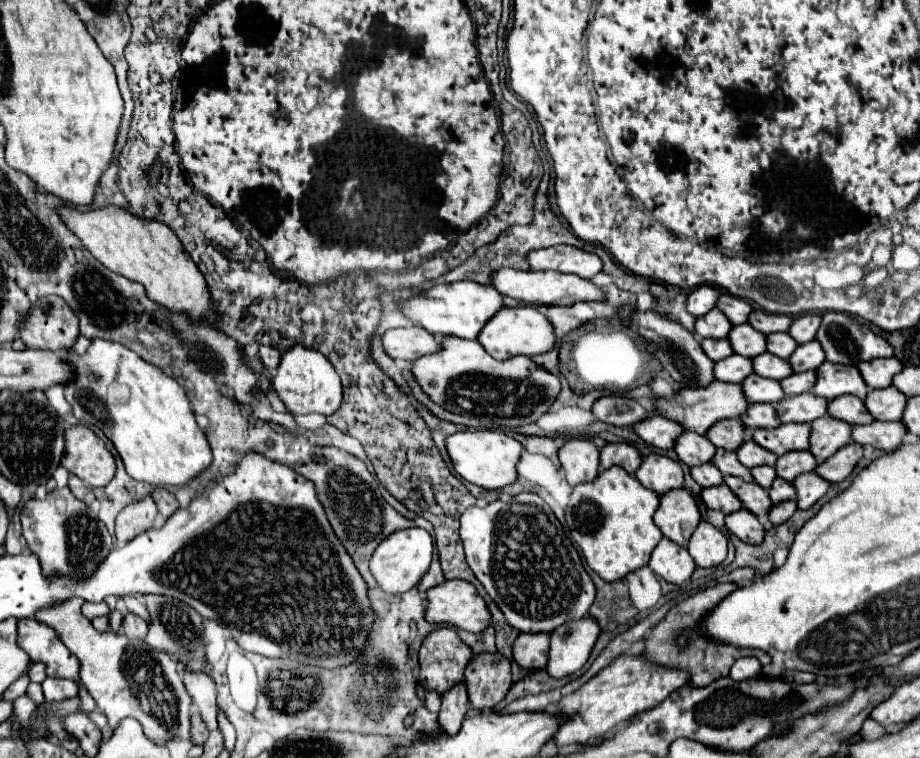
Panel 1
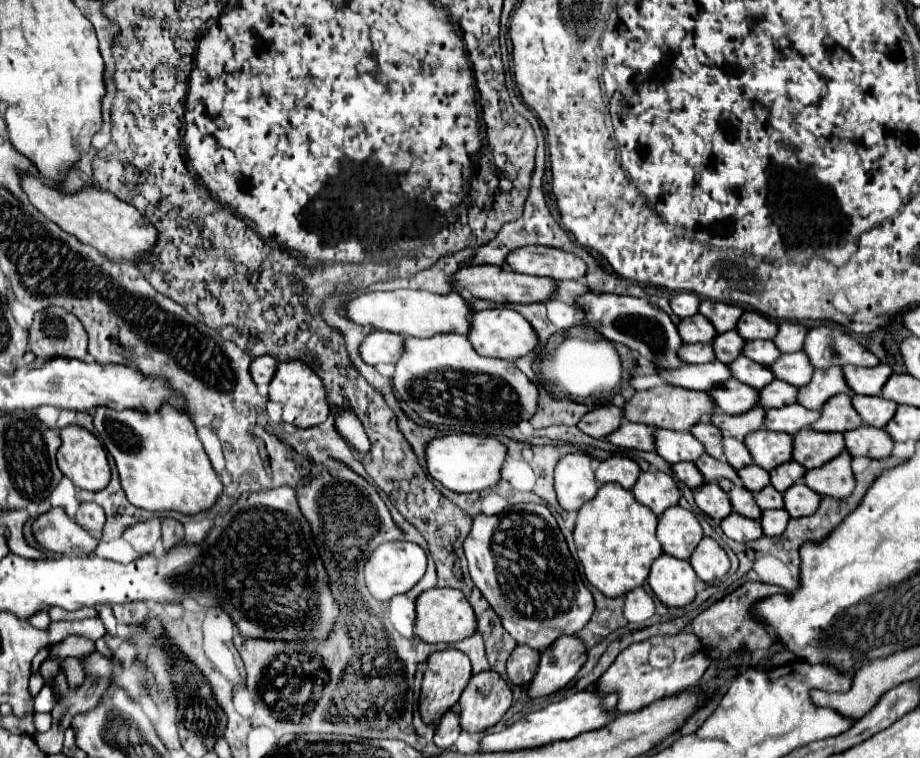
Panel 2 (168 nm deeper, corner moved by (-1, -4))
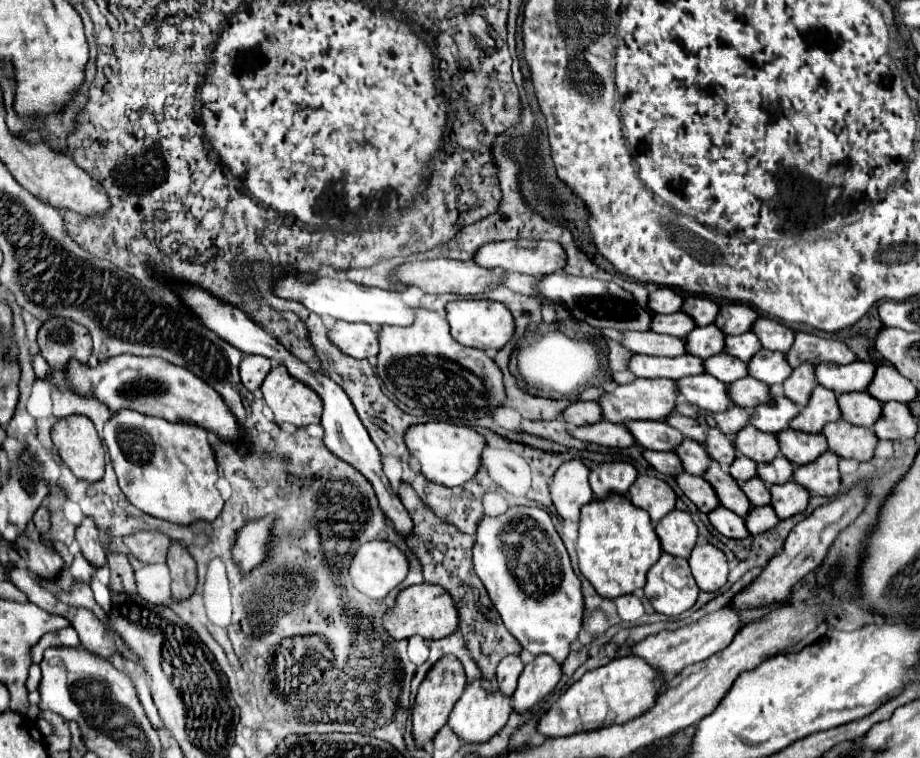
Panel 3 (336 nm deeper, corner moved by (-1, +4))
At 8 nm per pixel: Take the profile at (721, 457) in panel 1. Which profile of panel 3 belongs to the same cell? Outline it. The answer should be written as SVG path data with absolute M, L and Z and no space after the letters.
M684 438L680 442L680 448L676 446L672 452L676 452L676 456L680 458L680 462L684 466L684 472L688 472L688 474L702 474L704 468L708 468L708 464L710 464L704 448L700 448L700 444L690 438Z

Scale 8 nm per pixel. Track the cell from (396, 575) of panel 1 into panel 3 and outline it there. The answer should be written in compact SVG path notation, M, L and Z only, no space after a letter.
M388 542L362 544L350 562L350 578L358 592L382 600L392 588L396 588L408 572L406 556Z

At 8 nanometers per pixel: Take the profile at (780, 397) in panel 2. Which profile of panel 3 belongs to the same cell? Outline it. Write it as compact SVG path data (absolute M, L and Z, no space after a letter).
M744 378L744 380L736 380L734 384L730 384L726 394L732 404L750 410L750 408L756 408L756 404L760 404L760 400L768 400L770 390L764 388L764 384L760 384L758 380Z

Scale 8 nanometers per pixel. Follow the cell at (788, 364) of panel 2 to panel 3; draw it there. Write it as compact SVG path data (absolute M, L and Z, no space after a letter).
M758 350L748 360L748 376L756 378L768 386L782 384L790 376L792 368L788 368L788 362L784 360L782 352L768 352Z

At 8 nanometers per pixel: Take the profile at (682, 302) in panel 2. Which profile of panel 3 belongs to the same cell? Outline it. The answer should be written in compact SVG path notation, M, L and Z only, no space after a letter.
M658 288L648 296L648 310L654 314L672 314L678 312L682 296L674 288Z

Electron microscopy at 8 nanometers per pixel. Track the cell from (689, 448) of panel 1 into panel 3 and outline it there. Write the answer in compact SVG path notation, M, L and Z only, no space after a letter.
M642 420L642 422L626 422L626 430L634 436L634 440L646 450L672 450L680 444L682 436L674 428L660 420Z

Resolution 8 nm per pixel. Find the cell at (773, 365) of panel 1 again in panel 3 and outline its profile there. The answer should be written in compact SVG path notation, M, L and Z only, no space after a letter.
M724 352L706 358L704 360L704 372L714 376L716 380L720 380L724 384L732 384L732 382L736 382L748 374L748 372L744 372L742 360L736 360L734 356L728 356Z

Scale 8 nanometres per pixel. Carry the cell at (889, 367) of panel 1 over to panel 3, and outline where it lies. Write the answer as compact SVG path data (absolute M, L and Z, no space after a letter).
M852 362L846 366L838 364L816 364L814 376L818 384L840 395L854 390L868 388L868 380L872 380L874 366L870 362Z

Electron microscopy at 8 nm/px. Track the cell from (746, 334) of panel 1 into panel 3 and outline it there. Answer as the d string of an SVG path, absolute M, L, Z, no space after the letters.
M710 324L710 326L704 326L704 328L694 328L684 338L684 344L686 344L686 354L698 356L698 358L708 358L708 356L722 352L724 334L720 332L720 328Z

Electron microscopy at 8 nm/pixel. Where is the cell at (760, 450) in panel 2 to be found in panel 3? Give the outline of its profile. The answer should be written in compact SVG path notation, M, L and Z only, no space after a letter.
M750 424L744 426L732 440L736 454L746 456L754 462L770 462L776 458L776 438L760 432L758 428L752 428Z

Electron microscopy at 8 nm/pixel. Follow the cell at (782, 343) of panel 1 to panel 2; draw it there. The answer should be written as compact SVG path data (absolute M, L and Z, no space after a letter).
M752 340L752 342L746 342L746 348L744 348L744 356L764 366L774 364L780 358L780 354L782 352L776 348L772 340Z

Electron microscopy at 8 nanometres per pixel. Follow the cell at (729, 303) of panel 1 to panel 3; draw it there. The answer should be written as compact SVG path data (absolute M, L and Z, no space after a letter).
M684 296L684 304L680 310L688 314L696 326L708 326L716 316L718 304L704 296Z

